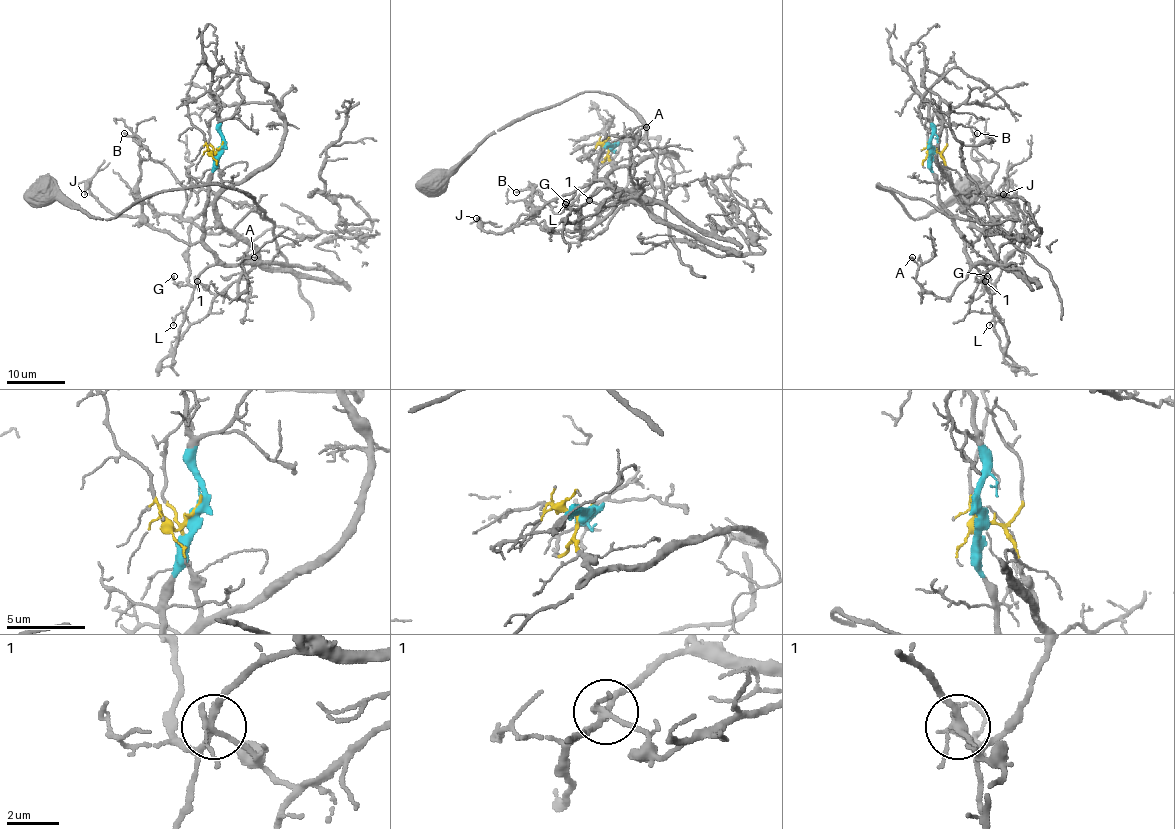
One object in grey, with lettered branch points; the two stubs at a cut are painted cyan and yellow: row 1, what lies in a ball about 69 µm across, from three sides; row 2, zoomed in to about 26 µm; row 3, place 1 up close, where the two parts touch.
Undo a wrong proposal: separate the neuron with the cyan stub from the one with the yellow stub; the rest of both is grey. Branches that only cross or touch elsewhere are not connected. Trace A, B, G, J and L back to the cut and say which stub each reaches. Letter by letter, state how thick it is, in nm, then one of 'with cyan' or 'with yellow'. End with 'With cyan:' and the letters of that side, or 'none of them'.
A: 110 nm | with cyan
B: 160 nm | with cyan
G: 150 nm | with cyan
J: 140 nm | with cyan
L: 80 nm | with cyan
With cyan: A, B, G, J, L

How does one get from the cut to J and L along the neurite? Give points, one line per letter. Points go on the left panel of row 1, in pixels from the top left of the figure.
J: (220, 148), (209, 184), (205, 235), (191, 244), (155, 229), (144, 218), (117, 216), (88, 184), (84, 195)
L: (220, 148), (209, 184), (203, 240), (215, 263), (199, 276), (193, 288), (193, 299), (175, 317), (173, 325)

